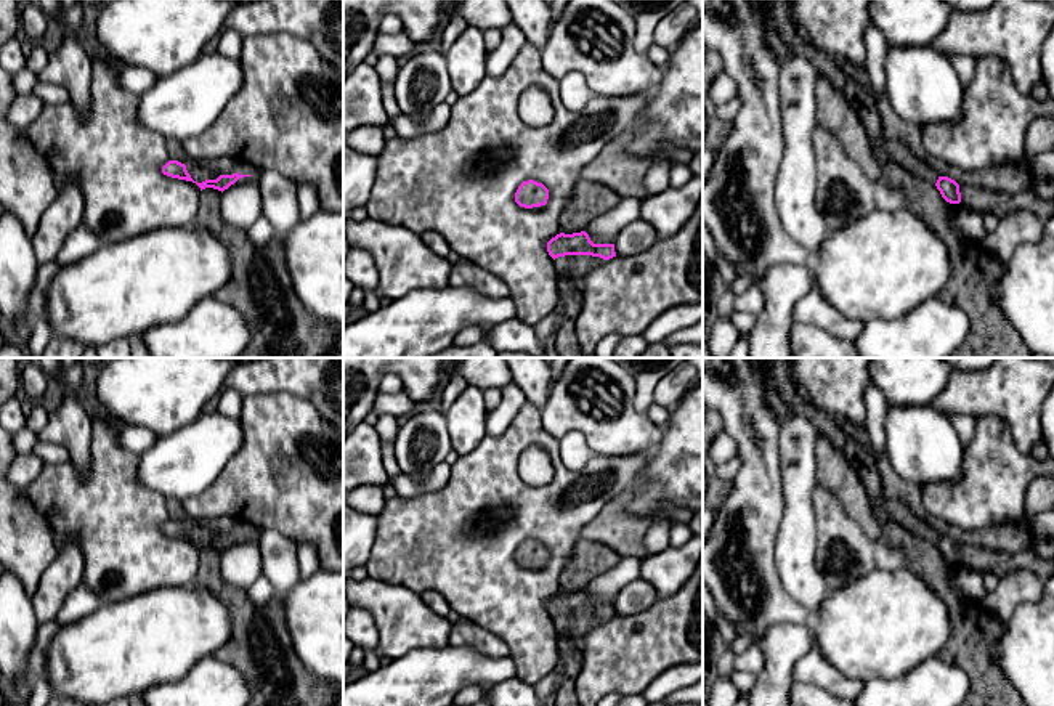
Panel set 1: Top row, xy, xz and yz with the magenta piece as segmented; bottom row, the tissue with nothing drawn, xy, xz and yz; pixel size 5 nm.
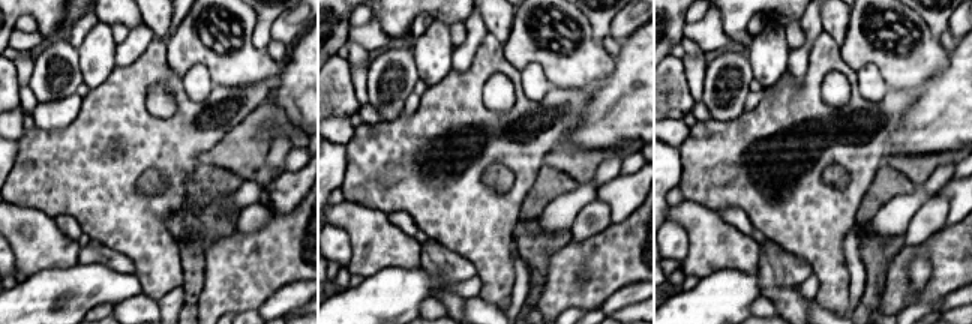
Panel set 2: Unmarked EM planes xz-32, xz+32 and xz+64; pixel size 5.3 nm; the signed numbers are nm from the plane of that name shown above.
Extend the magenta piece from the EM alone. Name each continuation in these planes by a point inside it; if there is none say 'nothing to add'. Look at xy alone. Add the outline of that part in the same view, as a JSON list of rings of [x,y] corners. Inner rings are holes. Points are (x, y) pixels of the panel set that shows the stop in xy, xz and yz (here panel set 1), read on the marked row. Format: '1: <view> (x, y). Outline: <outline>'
1: xy (199, 172). Outline: [[[188,162],[184,165],[191,178],[197,183],[202,183],[205,180],[217,180],[220,176],[212,173],[205,164]]]

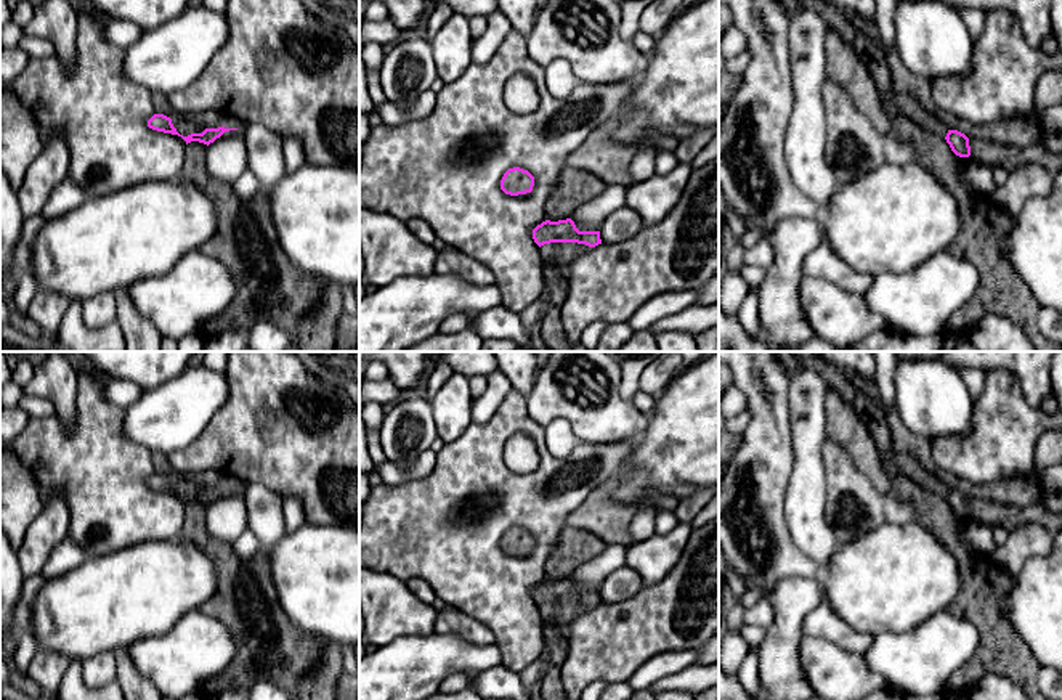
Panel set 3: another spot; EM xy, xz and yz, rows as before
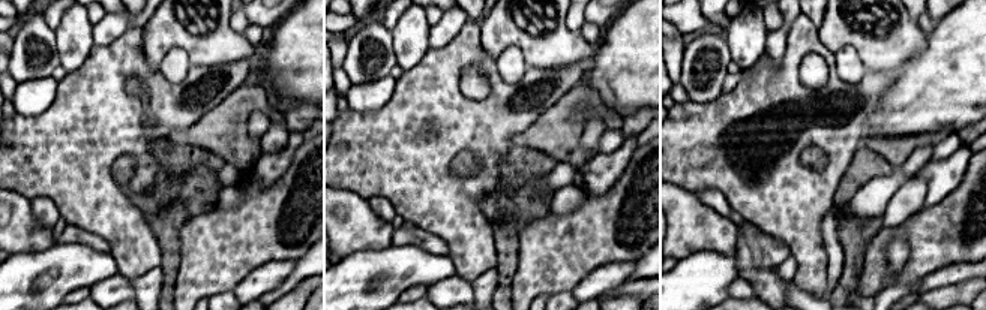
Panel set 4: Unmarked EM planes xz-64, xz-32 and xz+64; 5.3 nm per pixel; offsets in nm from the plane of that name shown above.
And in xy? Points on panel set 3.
1: xy (185, 126). Outline: [[[173,116],[170,119],[176,132],[183,136],[188,136],[191,133],[202,133],[205,130],[197,127],[191,117]]]

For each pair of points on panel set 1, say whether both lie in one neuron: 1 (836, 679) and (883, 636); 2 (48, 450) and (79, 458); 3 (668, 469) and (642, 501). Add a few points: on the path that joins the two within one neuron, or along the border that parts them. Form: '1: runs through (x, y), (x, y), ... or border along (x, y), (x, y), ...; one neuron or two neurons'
1: border along (815, 647), (843, 674), (863, 682); two neurons
2: border along (40, 440), (61, 445), (69, 458); two neurons
3: runs through (666, 477), (650, 493); one neuron

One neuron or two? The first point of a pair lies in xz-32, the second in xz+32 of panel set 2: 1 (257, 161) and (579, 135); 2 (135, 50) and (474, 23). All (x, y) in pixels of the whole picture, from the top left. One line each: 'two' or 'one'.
1: two
2: one

